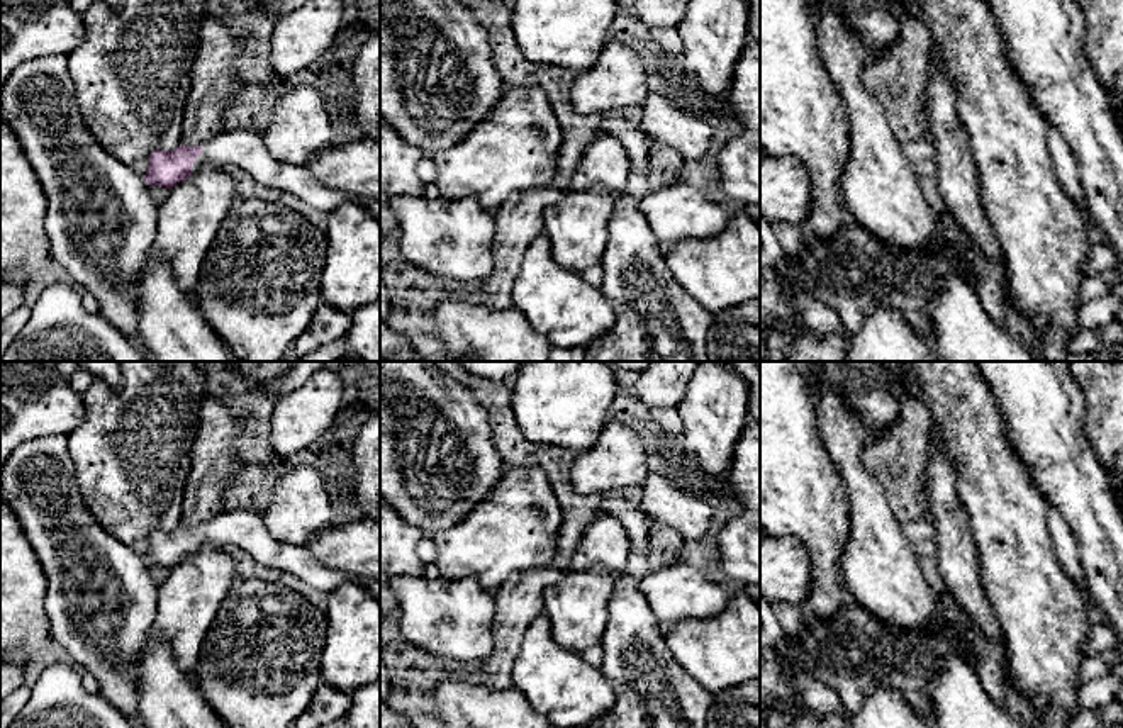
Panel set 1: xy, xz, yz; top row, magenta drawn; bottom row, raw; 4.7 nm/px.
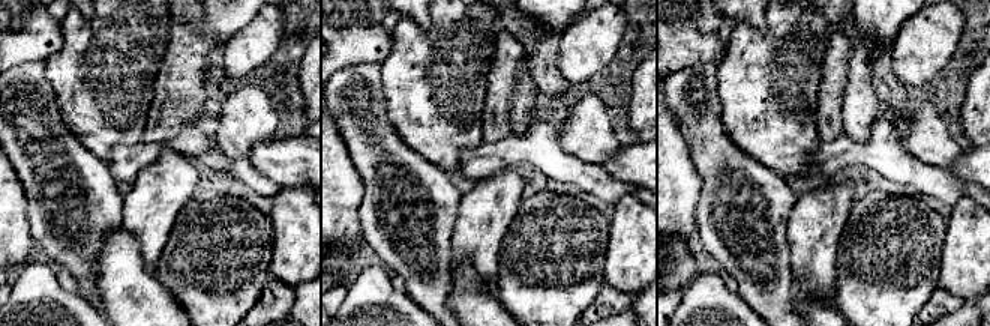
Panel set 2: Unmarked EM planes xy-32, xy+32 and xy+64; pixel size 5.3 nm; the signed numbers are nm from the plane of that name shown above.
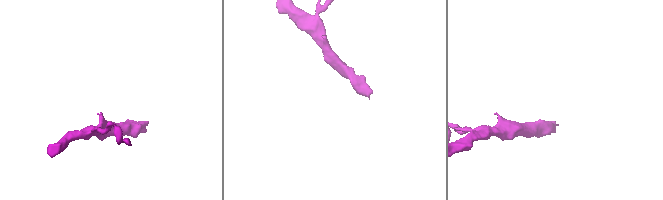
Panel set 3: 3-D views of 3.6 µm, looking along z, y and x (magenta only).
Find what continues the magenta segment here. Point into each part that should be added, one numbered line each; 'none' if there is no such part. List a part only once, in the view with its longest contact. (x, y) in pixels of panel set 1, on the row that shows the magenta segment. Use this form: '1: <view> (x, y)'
1: xy (243, 148)

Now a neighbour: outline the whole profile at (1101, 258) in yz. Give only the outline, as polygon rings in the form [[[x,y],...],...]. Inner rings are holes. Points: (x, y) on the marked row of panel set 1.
[[[1104,244],[1091,246],[1084,272],[1087,277],[1108,272],[1116,266],[1115,253]]]

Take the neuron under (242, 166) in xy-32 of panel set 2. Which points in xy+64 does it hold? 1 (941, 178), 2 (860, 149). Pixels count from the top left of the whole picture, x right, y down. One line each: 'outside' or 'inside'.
1: inside
2: inside

